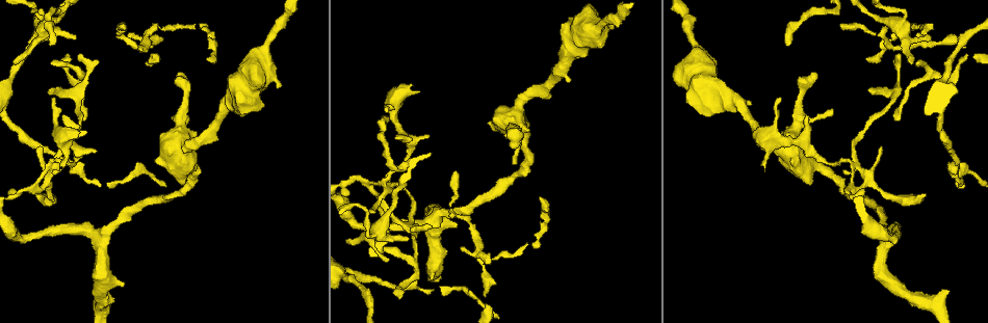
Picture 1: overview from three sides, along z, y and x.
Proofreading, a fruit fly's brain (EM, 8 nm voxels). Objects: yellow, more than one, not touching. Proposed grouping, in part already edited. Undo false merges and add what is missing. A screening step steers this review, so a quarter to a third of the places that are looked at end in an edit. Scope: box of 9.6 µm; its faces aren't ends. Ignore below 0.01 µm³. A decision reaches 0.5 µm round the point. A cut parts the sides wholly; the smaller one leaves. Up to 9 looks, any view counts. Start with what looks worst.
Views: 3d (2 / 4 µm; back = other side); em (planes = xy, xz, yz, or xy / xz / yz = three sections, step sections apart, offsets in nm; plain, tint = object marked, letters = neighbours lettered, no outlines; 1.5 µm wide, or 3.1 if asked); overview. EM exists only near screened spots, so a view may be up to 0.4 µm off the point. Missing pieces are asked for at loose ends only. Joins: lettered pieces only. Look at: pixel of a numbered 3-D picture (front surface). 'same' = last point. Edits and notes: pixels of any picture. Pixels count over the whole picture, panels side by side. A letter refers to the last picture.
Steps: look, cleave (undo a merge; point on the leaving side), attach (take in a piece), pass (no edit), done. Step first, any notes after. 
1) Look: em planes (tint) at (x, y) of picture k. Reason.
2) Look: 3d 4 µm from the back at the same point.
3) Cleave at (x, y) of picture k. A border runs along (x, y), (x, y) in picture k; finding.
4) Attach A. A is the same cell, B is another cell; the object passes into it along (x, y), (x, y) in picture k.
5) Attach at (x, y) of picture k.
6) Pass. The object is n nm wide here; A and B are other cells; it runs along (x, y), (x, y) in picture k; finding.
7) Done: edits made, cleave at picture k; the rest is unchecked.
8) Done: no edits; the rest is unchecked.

Look: em xz step 4 (tint) at (764, 170) of picture 1. Branch stops here.

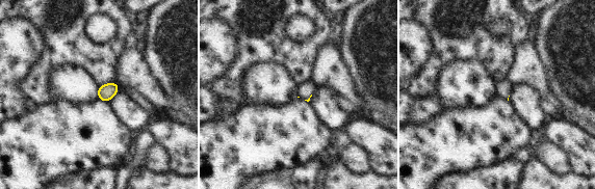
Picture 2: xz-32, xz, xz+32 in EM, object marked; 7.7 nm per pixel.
Look: em planes (letters) at the same point. Cut it another way.

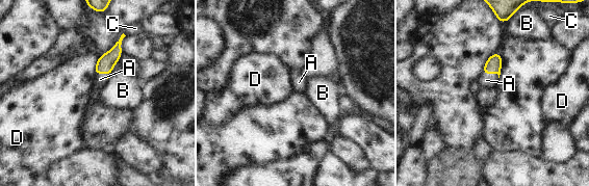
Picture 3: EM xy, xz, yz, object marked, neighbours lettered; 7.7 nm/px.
Attach A. A is the same cell, B, C and D are other cells; the object passes into it along (493, 63), (491, 73), (486, 80) in picture 3; the neuron continues.

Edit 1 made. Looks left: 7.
Look: overview.

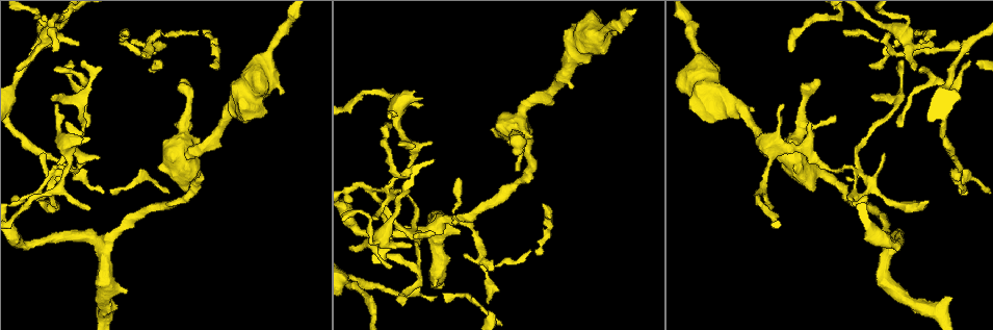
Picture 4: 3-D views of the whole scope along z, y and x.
Look: em yz step 4 (tint) at (898, 123) of picture 4. Tapers out.

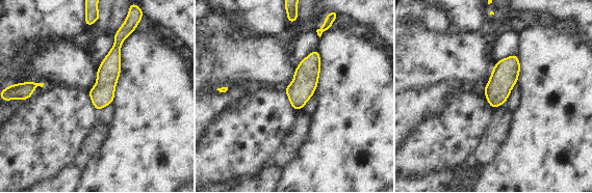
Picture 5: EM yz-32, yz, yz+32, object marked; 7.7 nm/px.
Look: em yz step 4 (letters) at the same point. What lies round it.

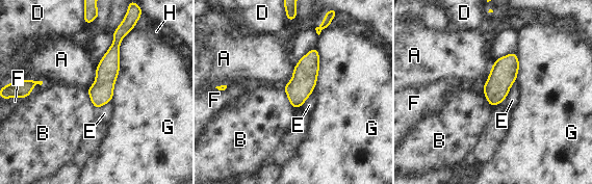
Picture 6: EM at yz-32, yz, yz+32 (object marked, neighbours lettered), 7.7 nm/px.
Pass. A, B, D, E, F, G and H are other cells; no lettered piece goes on from it.

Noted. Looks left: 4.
Look: 3d 2 µm at (351, 245) of picture 4. An open end.

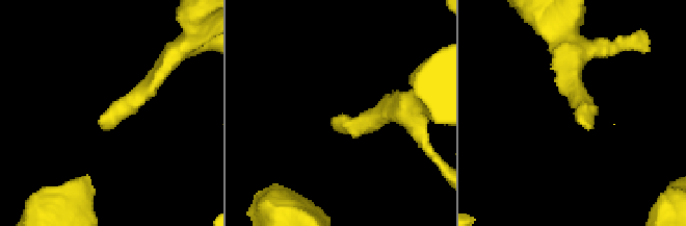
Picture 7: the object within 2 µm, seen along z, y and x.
Look: em planes (letters) at (336, 120) of picture 7. Now the EM.

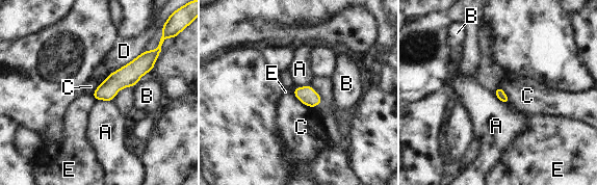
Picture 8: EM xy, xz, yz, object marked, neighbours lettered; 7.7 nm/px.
Pass. A, B, C, D and E are other cells; a border runs along (292, 91), (303, 103), (315, 107) in picture 8; no lettered piece goes on from it.

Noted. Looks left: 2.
Look: em xz step 4 (letters) at (920, 42) of picture 4. Free end.

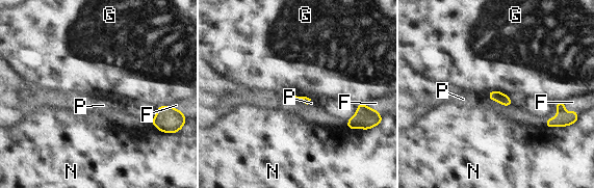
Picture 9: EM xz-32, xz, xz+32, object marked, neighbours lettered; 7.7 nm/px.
Pass. F, G, N and P are other cells; a border runs along (488, 91), (500, 90), (507, 96) in picture 9; no lettered piece goes on from it.

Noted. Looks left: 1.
Done: edits made, attach at picture 3; the rest is unchecked.

